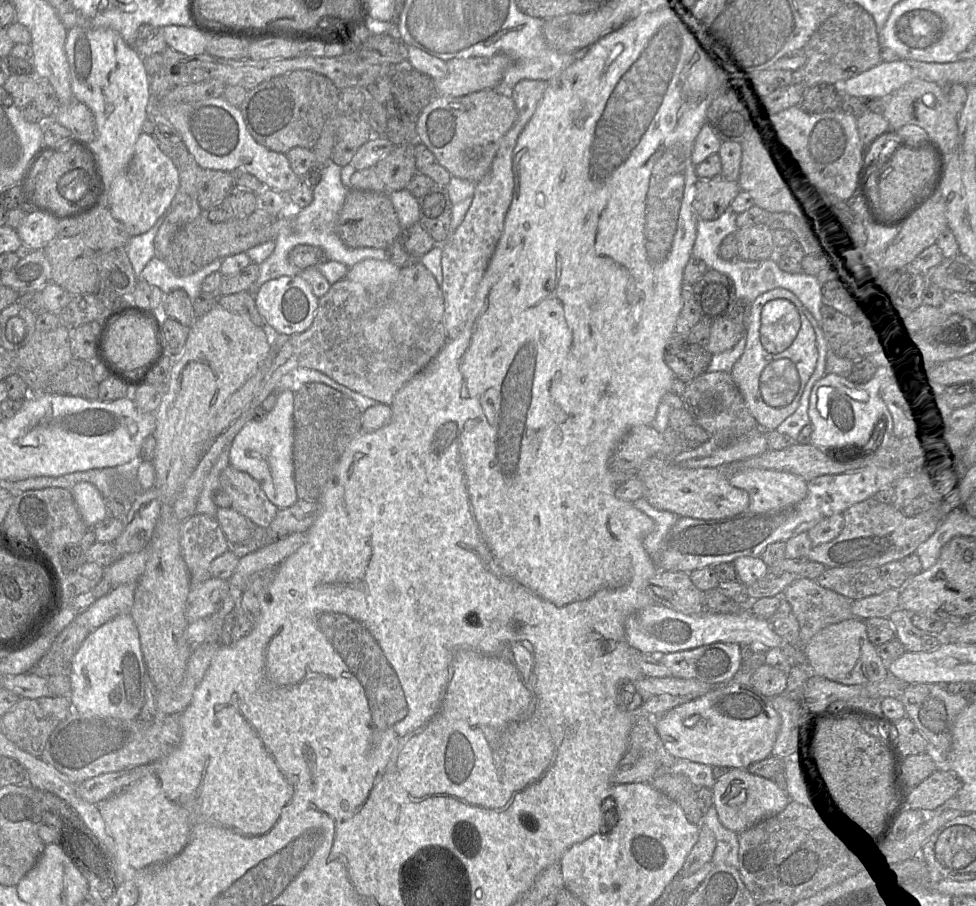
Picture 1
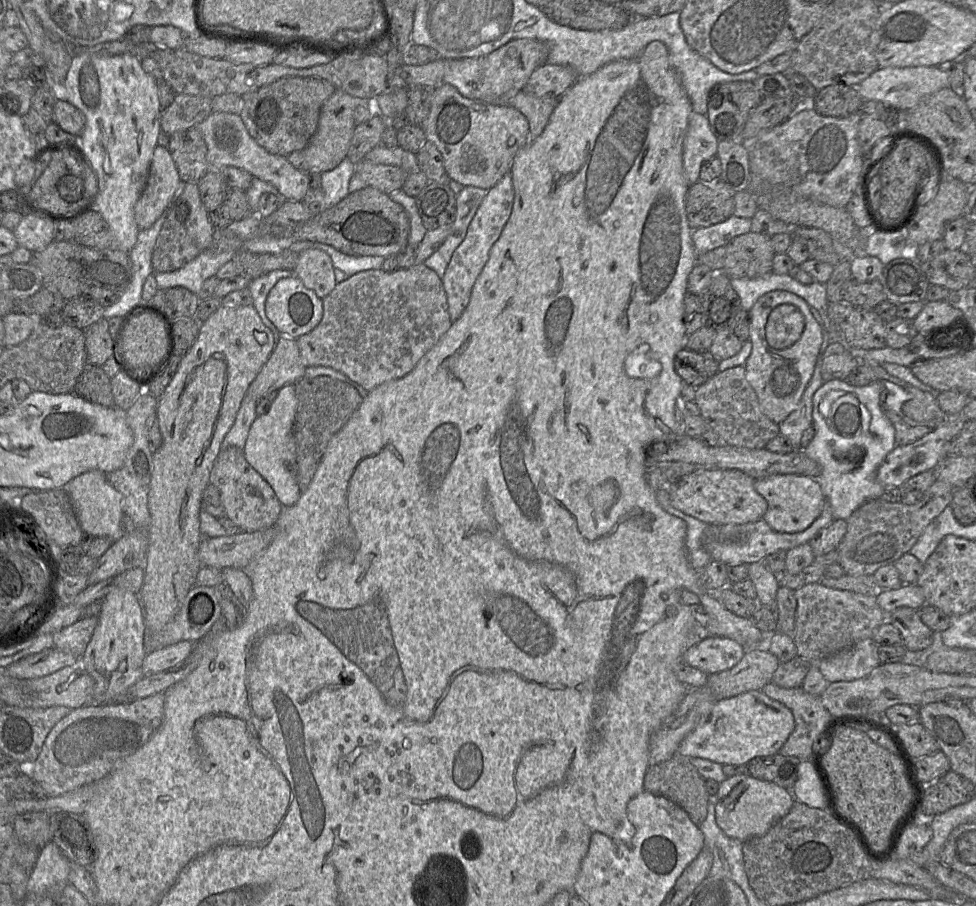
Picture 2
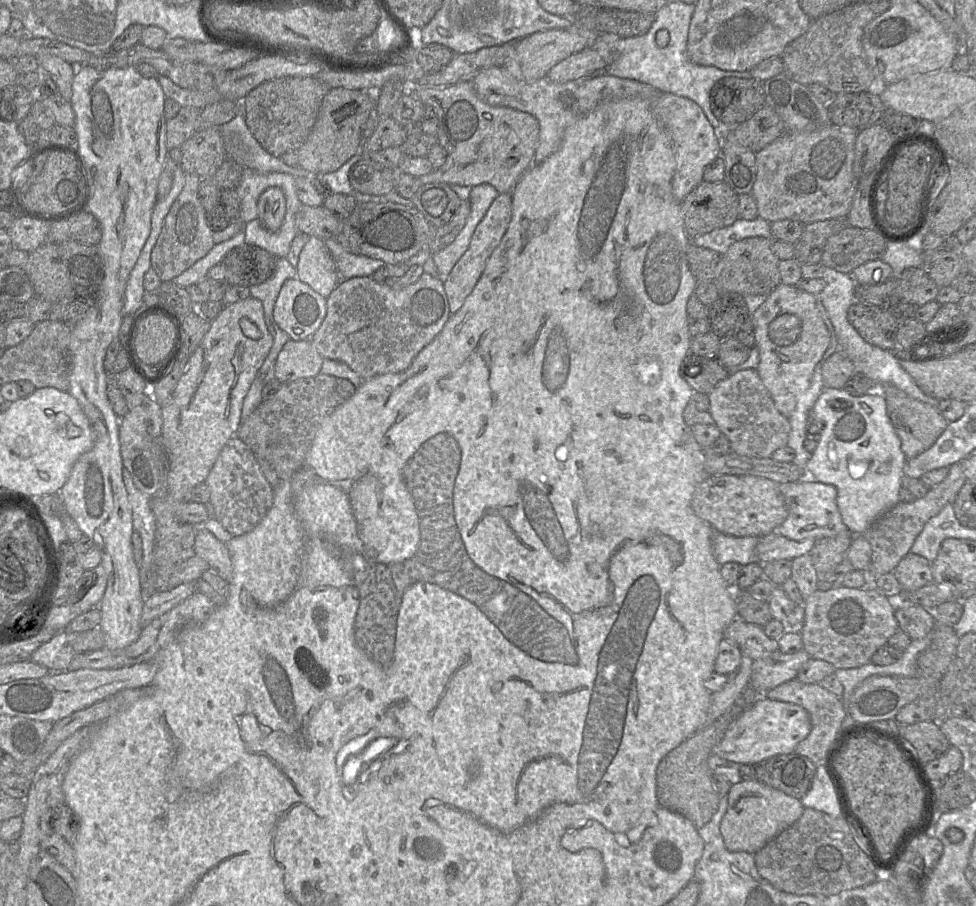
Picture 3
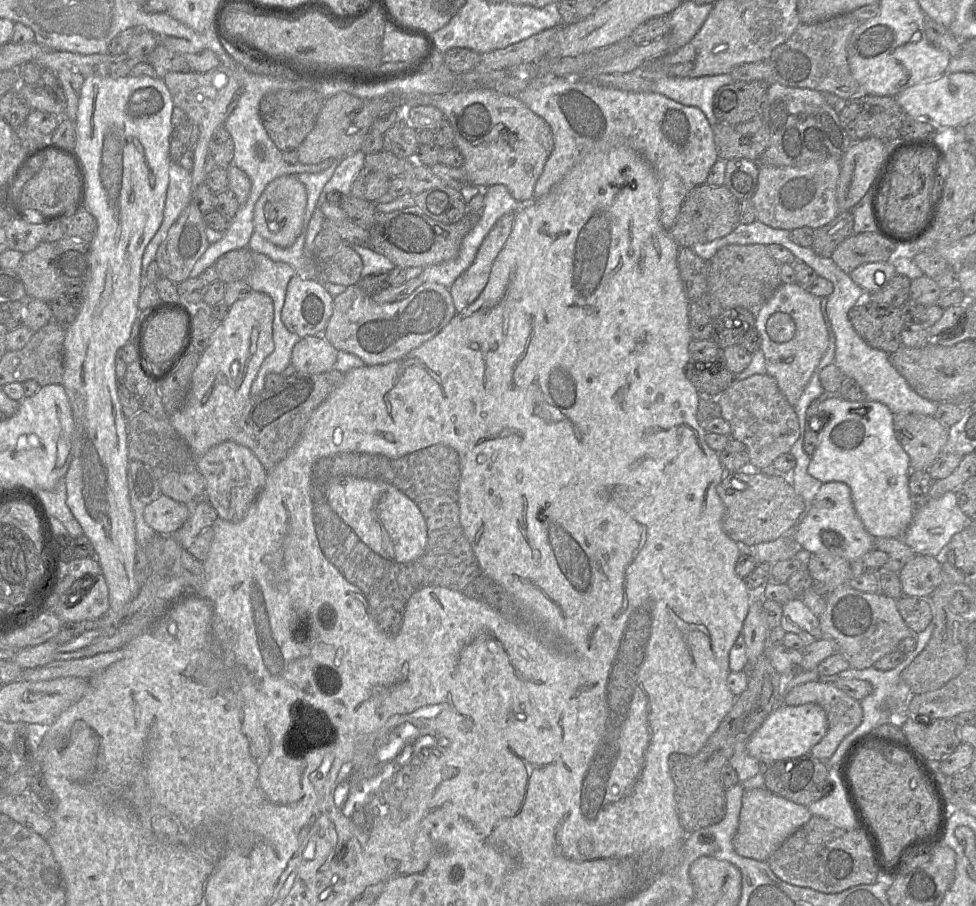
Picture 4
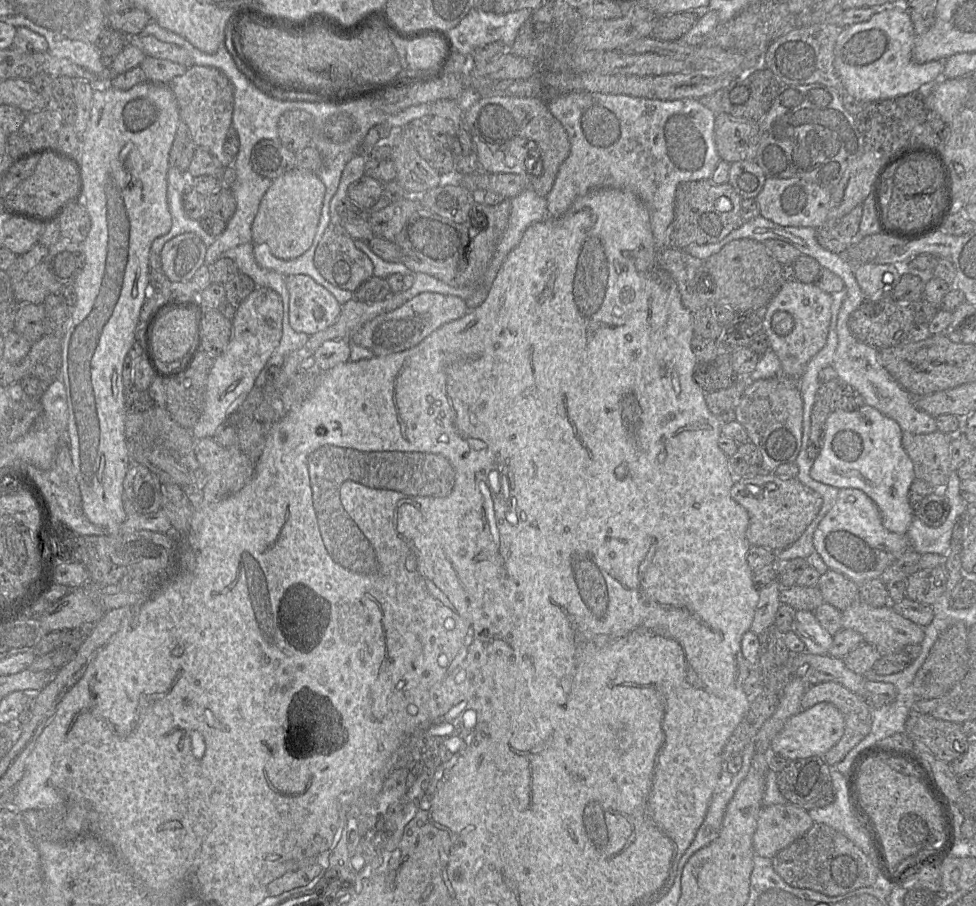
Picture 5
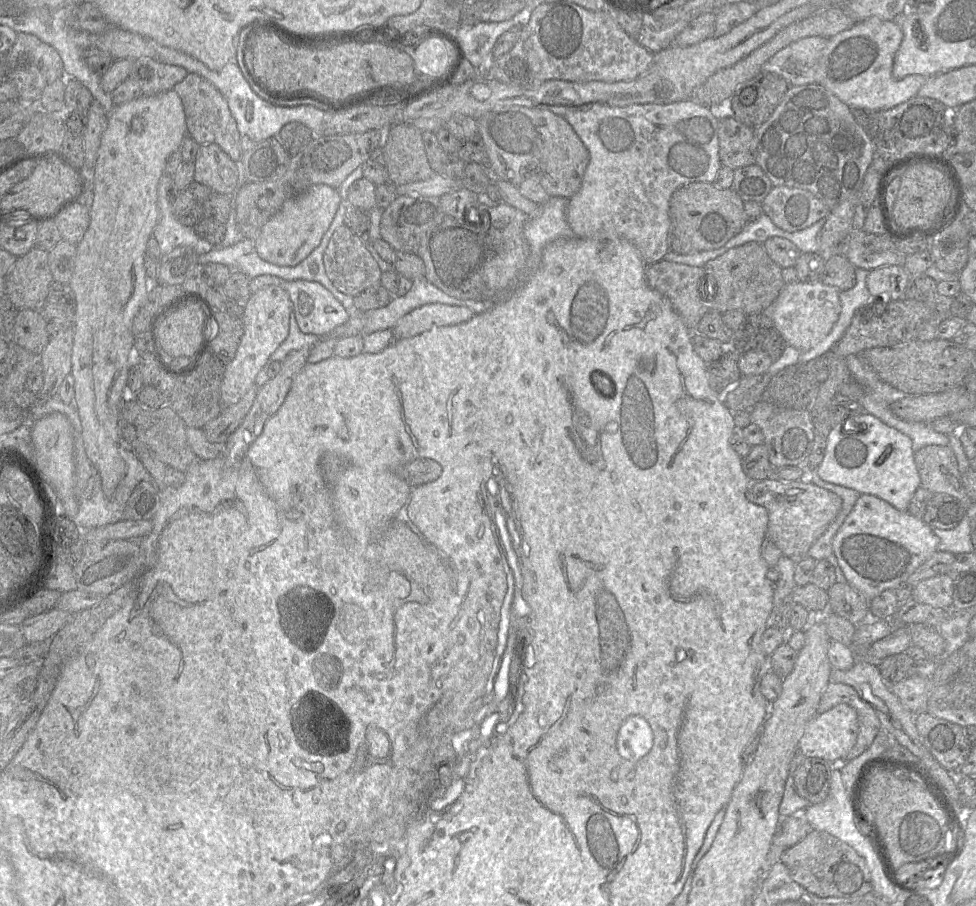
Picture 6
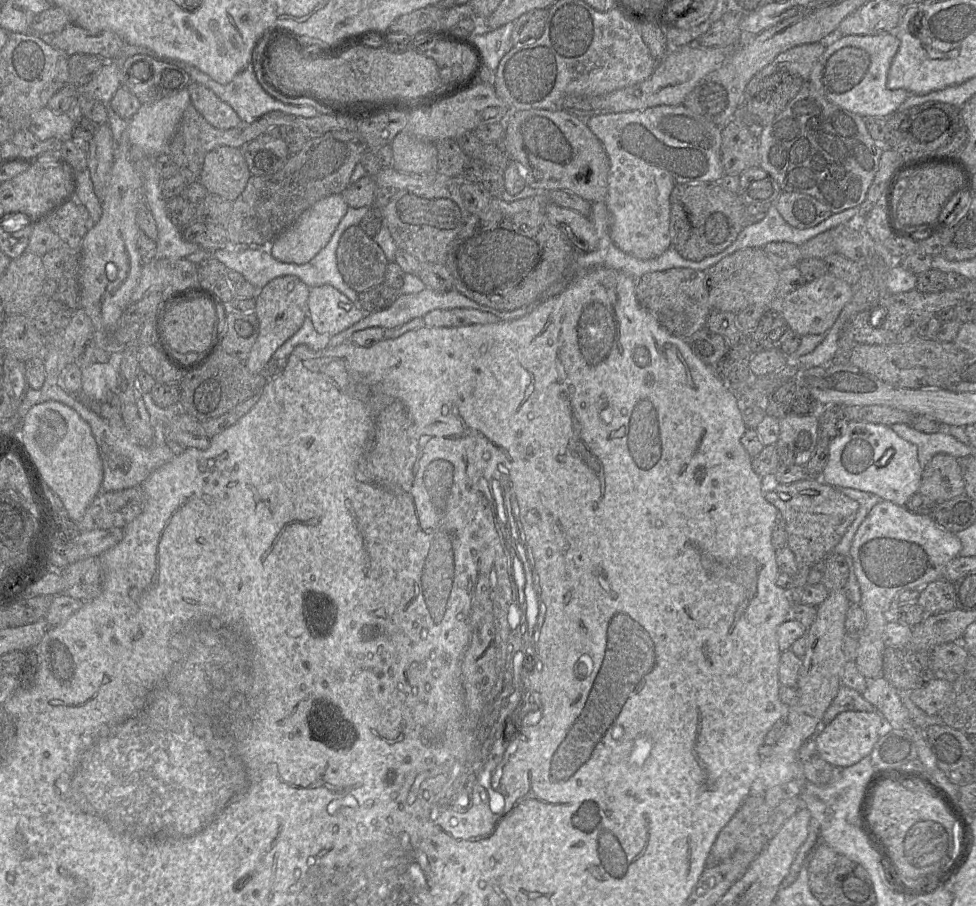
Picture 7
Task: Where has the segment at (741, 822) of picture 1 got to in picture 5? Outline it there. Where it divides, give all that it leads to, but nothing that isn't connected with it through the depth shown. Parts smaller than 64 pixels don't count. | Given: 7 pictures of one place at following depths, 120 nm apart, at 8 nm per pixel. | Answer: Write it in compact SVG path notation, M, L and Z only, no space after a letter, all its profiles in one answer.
M790 802L764 806L753 835L755 855L772 859L814 825L808 811Z

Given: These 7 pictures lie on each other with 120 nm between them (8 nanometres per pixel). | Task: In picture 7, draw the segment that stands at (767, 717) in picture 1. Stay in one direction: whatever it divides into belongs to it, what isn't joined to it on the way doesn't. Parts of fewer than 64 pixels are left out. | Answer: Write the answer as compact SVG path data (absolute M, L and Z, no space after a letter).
M845 711L815 735L817 755L833 767L848 767L869 755L887 723L879 712Z

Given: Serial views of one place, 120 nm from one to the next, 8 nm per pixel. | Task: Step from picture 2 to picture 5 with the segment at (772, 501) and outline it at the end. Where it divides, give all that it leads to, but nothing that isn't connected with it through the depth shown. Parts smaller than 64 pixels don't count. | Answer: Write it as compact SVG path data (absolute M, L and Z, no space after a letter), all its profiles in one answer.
M840 489L837 500L814 531L813 545L826 565L857 586L878 579L885 569L910 549L906 534L887 530L876 504L861 490Z

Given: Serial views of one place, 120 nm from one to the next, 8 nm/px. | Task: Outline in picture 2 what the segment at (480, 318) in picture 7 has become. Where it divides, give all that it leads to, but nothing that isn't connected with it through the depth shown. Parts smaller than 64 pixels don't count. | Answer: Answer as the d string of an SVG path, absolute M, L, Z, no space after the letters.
M424 264L413 265L406 269L397 269L393 272L385 272L382 269L358 272L348 277L345 281L336 283L333 291L322 299L322 304L323 316L320 323L312 331L296 339L304 366L330 367L343 373L349 379L364 387L367 391L374 389L384 382L404 377L411 372L419 360L441 339L452 324L448 313L448 303L442 280L433 270Z

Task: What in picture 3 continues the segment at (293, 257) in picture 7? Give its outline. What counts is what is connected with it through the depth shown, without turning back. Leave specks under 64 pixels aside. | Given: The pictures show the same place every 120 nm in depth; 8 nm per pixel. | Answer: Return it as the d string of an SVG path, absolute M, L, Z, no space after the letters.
M279 187L266 189L258 199L258 220L268 231L280 229L286 214L286 199Z

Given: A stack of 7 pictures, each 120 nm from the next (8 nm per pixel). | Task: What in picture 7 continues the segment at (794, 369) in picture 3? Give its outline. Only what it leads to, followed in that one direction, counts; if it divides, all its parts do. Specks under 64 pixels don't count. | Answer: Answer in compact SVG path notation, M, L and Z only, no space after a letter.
M825 273L820 278L806 282L781 299L781 313L791 330L800 336L825 333L833 326L844 306L853 295L853 286Z

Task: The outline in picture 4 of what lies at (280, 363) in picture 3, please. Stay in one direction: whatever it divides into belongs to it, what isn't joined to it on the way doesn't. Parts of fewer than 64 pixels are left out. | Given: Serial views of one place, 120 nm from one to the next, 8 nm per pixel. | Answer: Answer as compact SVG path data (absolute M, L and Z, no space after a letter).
M322 335L307 336L293 347L290 365L296 373L324 373L333 369L337 354Z

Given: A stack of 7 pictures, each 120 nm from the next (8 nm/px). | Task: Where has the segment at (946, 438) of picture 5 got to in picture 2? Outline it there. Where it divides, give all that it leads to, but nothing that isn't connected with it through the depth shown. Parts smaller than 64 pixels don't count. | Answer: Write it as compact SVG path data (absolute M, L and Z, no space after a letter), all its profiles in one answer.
M862 361L875 376L875 382L880 385L880 408L895 430L895 445L911 444L928 433L937 429L948 418L940 409L936 395L923 392L908 383L889 375L883 367L875 361Z

